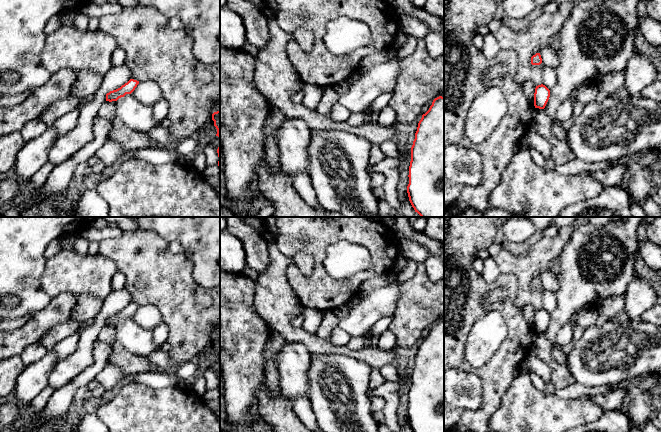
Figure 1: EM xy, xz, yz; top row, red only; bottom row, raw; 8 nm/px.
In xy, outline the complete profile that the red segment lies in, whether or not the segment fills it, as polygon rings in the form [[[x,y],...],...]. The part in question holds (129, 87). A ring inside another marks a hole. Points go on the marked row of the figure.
[[[130,79],[127,83],[122,85],[120,88],[107,93],[106,101],[109,102],[117,101],[119,98],[124,97],[126,94],[131,94],[135,90],[138,84],[139,81]]]

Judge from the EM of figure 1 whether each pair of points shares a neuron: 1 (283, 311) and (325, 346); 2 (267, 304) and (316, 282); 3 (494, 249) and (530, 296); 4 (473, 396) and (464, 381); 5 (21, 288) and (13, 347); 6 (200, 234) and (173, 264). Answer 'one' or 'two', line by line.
1: one
2: two
3: two
4: one
5: two
6: two

